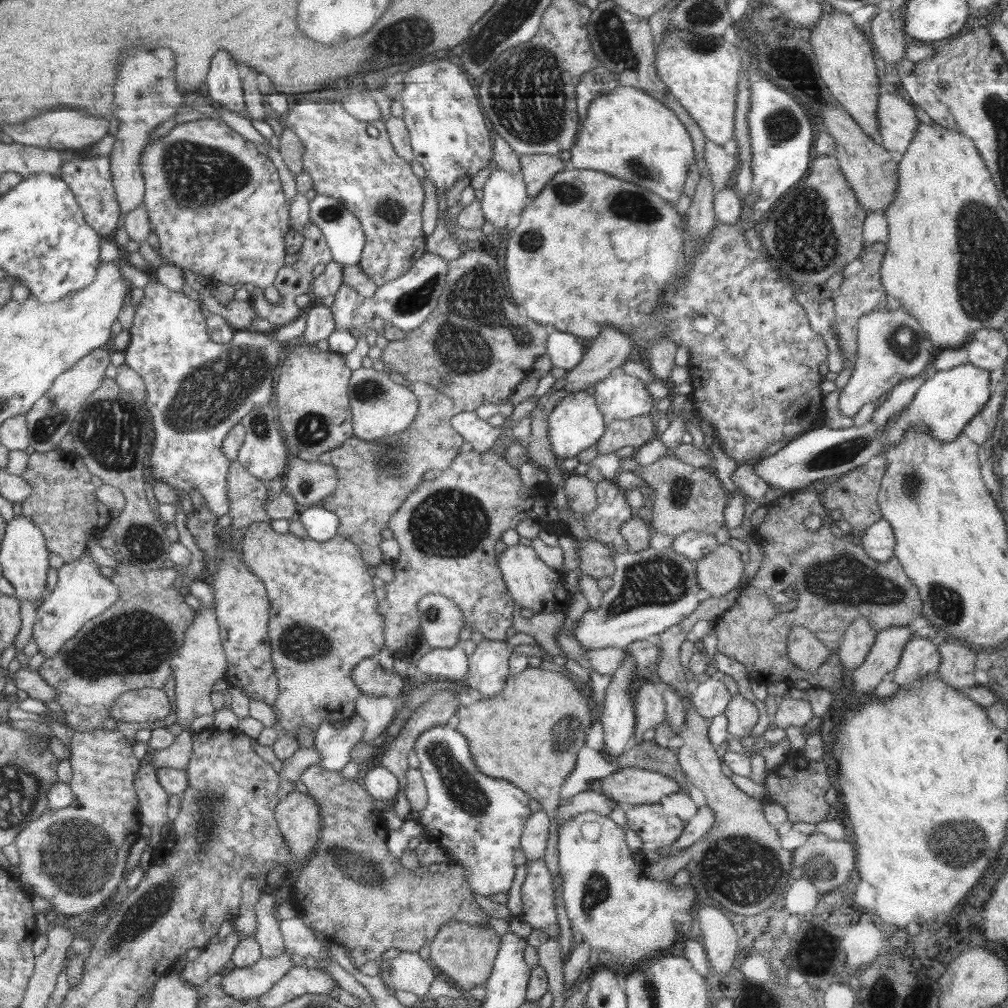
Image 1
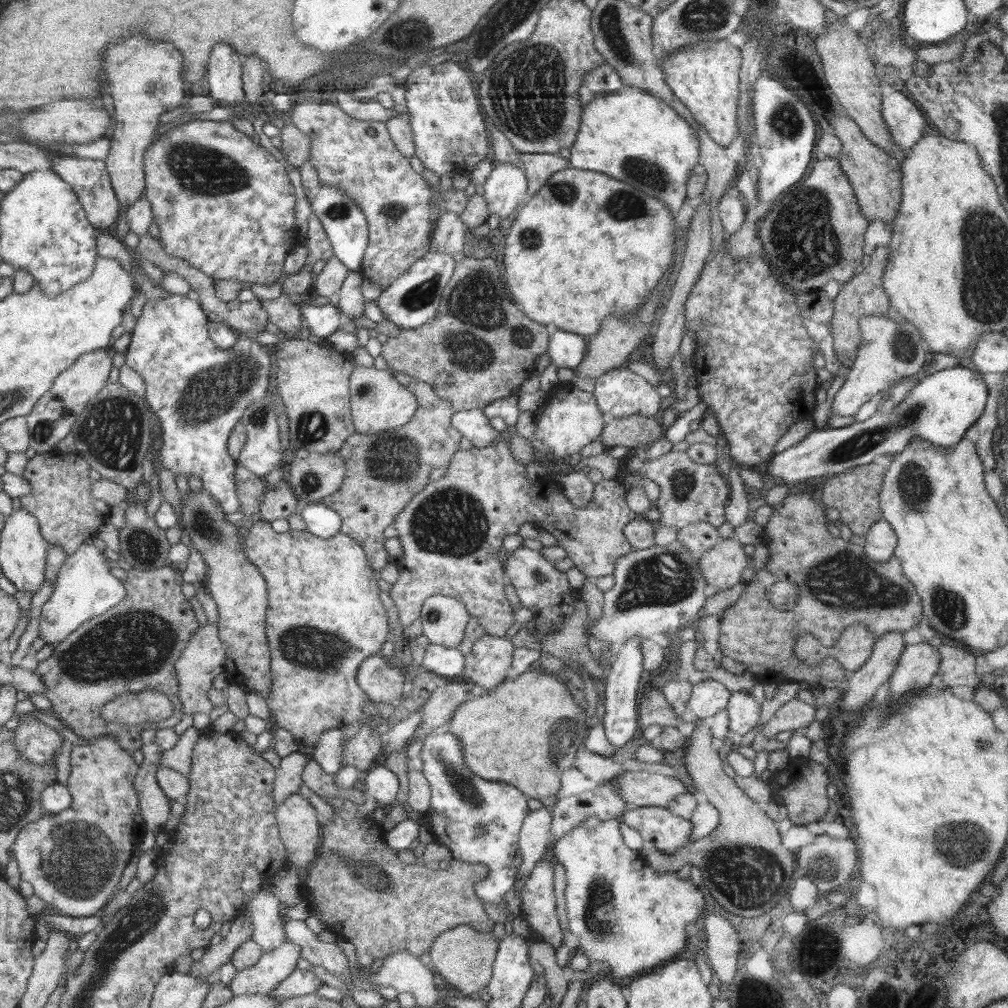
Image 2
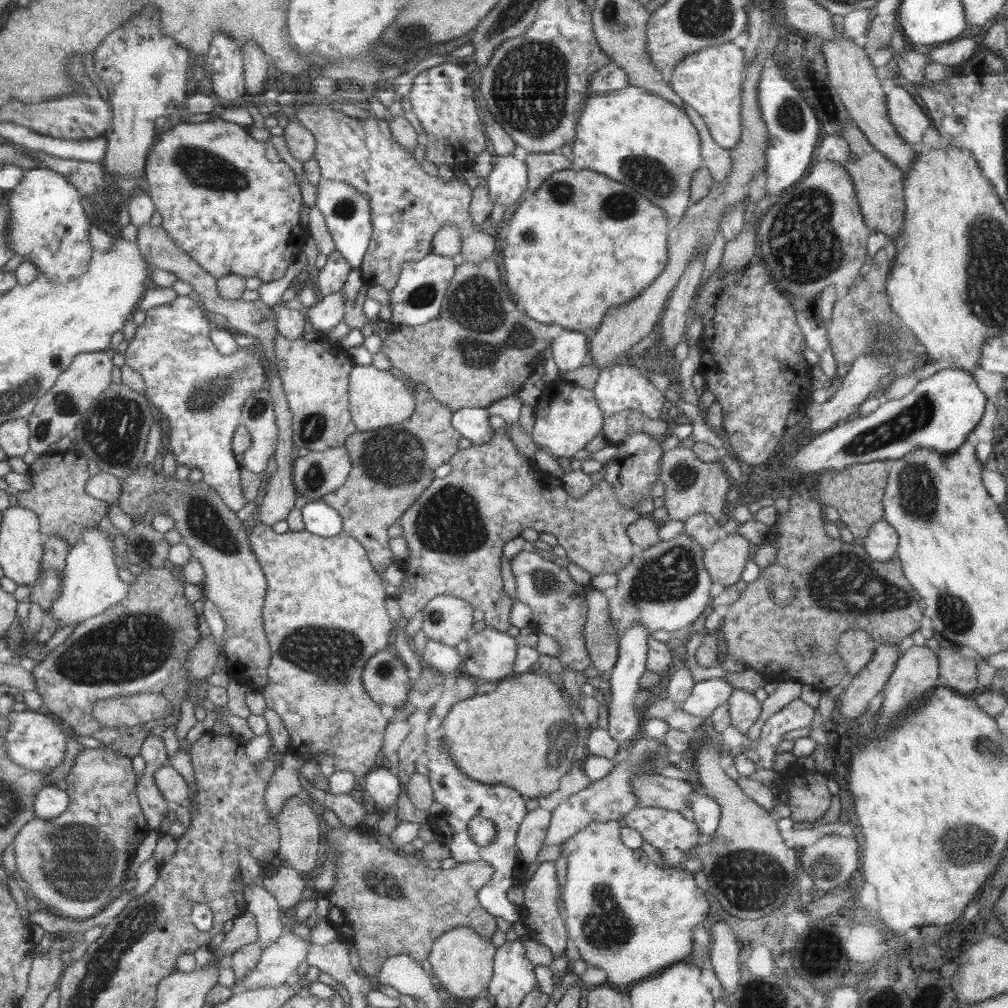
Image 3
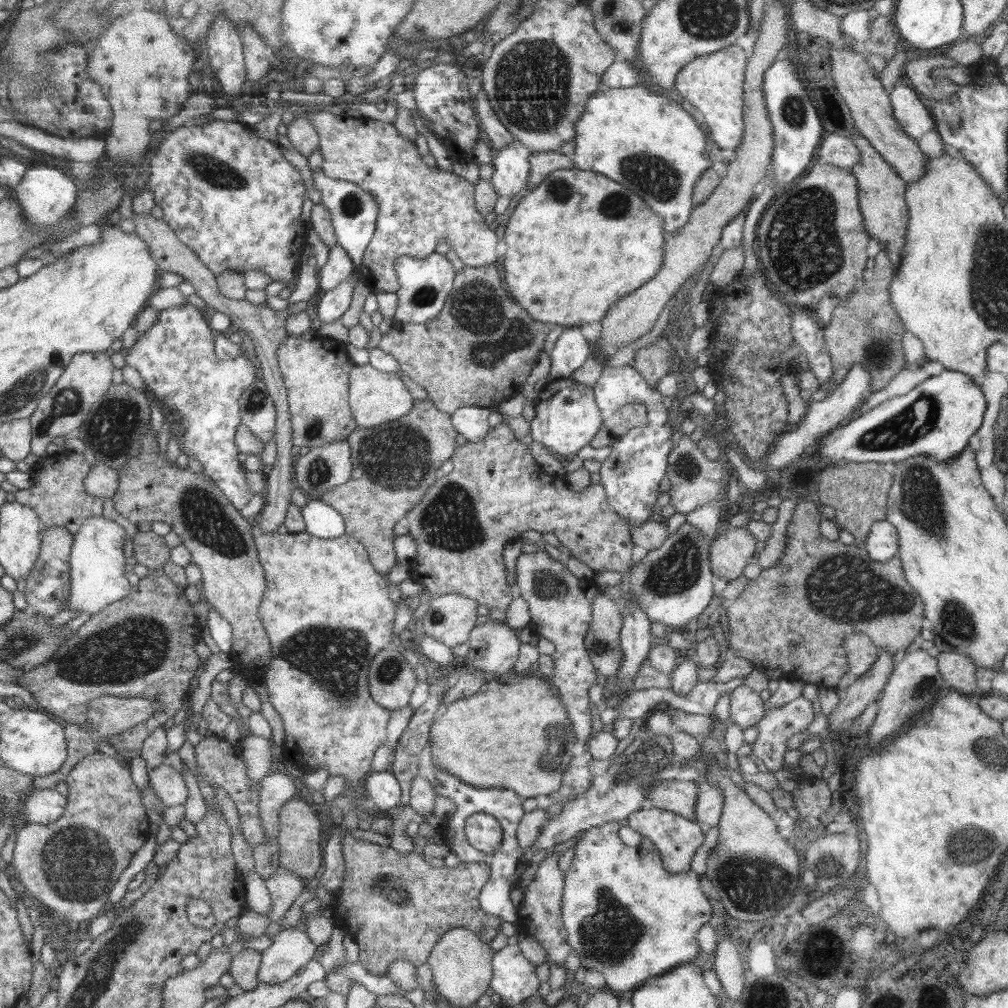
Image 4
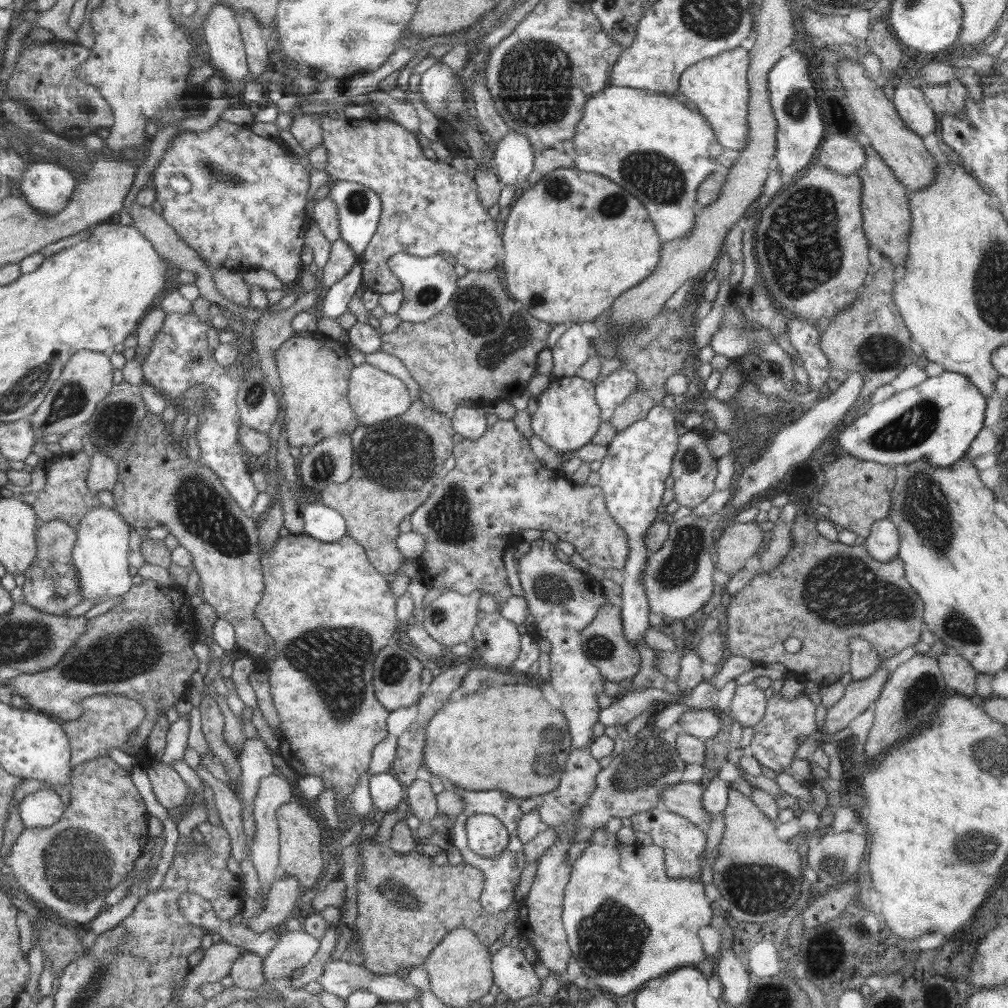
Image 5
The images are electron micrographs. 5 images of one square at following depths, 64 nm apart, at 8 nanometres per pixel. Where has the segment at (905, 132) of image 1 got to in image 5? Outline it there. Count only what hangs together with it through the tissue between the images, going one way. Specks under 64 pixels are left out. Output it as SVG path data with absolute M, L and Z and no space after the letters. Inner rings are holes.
M901 84L895 87L891 101L904 124L918 136L924 137L936 130L938 116L917 85Z

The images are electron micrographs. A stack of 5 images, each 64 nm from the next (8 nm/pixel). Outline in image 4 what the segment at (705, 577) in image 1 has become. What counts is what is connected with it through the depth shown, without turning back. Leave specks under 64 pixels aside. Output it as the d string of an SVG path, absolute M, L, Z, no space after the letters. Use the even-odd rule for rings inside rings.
M745 526L730 527L711 543L710 570L727 582L736 580L747 566L748 558L754 557L760 546Z

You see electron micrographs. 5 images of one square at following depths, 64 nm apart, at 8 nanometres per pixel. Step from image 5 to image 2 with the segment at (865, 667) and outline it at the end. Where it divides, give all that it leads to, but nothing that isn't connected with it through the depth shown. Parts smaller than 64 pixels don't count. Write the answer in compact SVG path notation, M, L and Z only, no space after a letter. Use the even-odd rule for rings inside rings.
M851 624L839 635L837 644L831 647L831 656L846 672L853 673L870 658L875 639L866 625Z

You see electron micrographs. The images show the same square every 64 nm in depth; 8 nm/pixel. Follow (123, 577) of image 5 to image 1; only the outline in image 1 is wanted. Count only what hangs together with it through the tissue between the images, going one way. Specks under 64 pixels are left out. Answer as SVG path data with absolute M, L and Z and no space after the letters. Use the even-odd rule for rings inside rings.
M88 550L72 563L64 563L58 571L56 586L49 596L37 605L33 625L32 640L46 659L60 652L62 645L70 640L84 625L95 616L102 614L119 597L119 588L108 578L100 575Z

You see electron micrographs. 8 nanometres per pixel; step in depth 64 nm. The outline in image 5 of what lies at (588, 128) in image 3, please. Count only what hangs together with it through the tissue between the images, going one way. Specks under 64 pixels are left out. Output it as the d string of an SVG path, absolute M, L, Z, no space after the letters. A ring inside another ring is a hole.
M608 84L602 90L592 94L592 98L586 101L586 108L584 109L584 116L582 120L576 125L576 132L574 138L574 150L576 156L574 158L575 167L586 172L593 172L601 174L606 178L620 184L624 190L628 190L632 196L640 199L640 202L646 207L649 217L657 230L661 242L671 241L684 238L690 229L694 226L696 213L698 208L696 206L697 188L700 183L712 174L714 171L726 172L734 164L730 158L724 156L724 147L717 141L716 135L710 126L710 123L705 117L698 112L692 112L684 103L674 99L669 94L660 94L657 91L646 89L629 89L625 86L614 86Z

